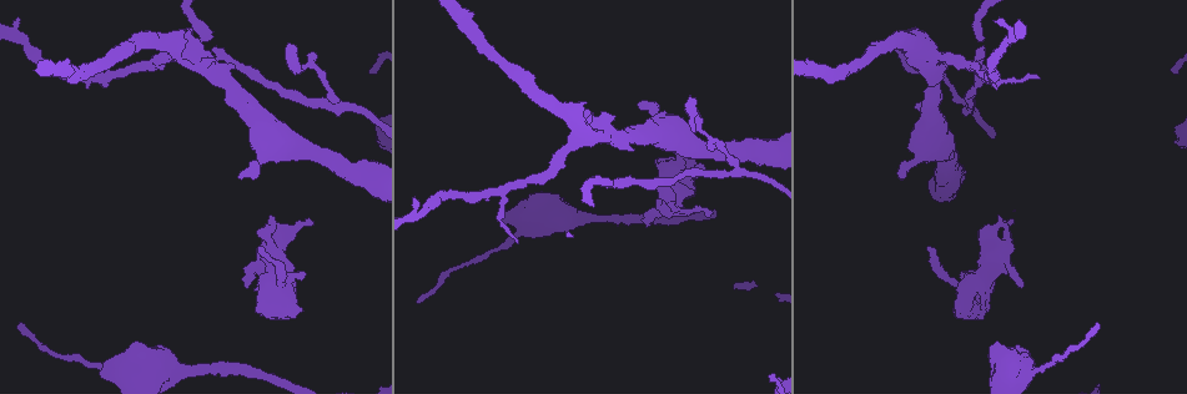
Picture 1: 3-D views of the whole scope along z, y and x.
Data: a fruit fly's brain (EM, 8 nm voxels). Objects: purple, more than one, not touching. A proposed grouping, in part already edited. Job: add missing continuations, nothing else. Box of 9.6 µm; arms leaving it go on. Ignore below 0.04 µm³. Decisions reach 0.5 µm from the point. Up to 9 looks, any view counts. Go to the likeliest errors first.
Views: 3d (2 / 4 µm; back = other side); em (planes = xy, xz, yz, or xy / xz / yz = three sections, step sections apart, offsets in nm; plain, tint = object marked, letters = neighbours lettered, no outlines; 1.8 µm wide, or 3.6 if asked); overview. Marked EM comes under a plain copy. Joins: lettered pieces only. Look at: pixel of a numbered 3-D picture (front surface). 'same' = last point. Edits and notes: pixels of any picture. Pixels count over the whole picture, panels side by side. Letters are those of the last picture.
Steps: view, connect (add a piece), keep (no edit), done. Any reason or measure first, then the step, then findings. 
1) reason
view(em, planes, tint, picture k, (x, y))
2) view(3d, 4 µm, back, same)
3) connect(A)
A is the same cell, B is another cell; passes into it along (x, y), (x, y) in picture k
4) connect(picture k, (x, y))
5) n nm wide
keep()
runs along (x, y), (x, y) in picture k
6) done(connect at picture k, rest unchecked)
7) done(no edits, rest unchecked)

end of a long branch
view(3d, 2 µm, picture 1, (984, 48))

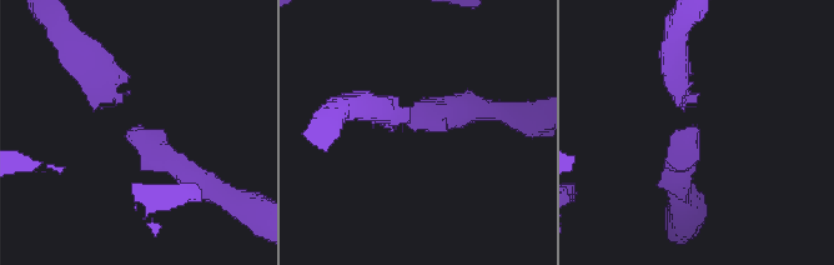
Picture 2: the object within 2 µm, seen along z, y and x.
now the EM
view(em, planes, letters, picture 2, (409, 127))

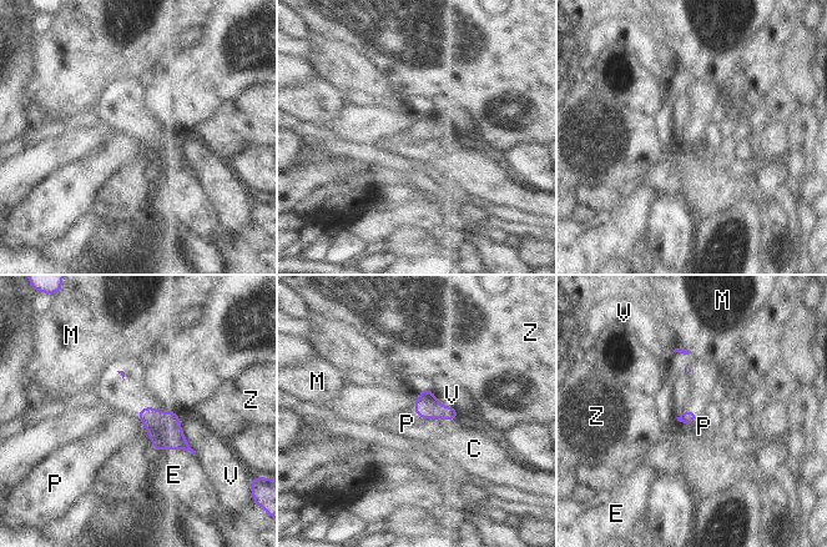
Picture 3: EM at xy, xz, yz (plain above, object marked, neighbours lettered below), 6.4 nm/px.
keep()
C, E, M, P, V and Z are other cells; border along (413, 409), (423, 418), (443, 421) in picture 3; no lettered piece goes on from it

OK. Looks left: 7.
free end
view(em, planes, tint, picture 1, (312, 223))

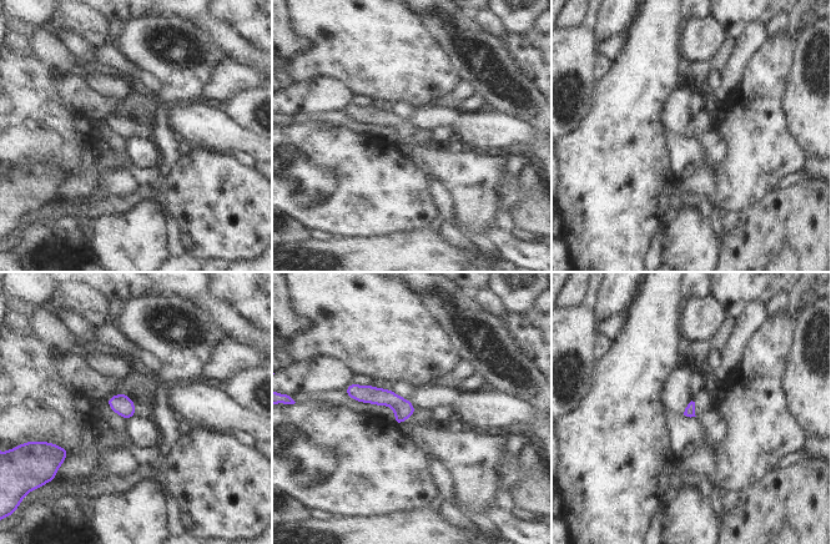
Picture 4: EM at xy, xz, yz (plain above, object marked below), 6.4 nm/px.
view(em, planes, letters, same)

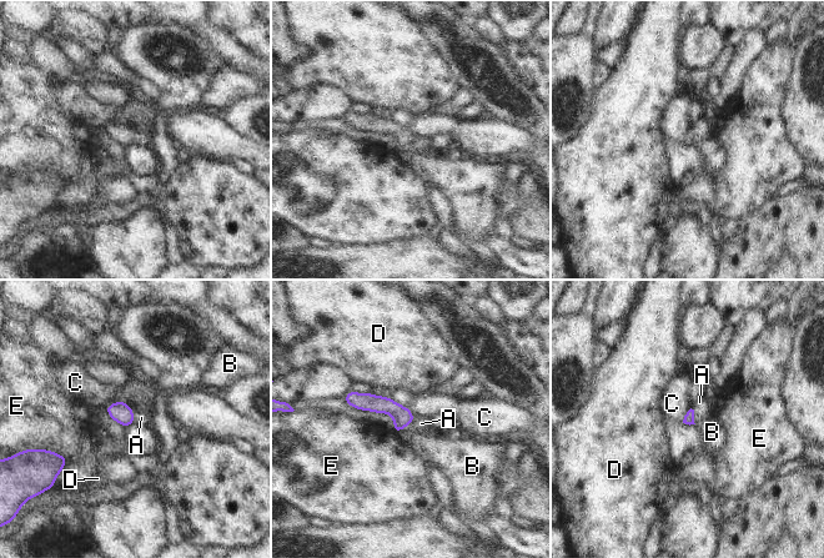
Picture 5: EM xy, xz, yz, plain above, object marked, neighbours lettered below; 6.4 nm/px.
connect(A)
A is the same cell, B, C, D and E are other cells; the neuron continues

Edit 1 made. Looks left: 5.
view(overview)

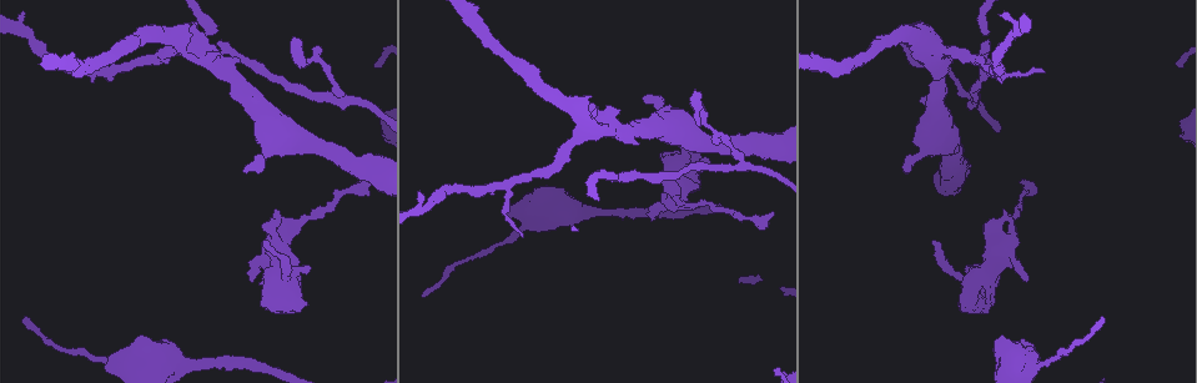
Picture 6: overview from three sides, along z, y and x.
branch stops here
view(em, planes, tint, picture 6, (250, 278))

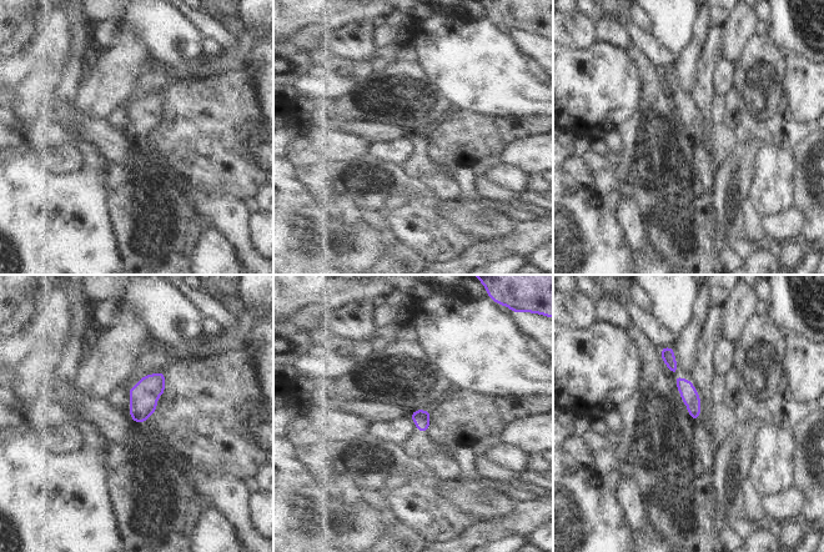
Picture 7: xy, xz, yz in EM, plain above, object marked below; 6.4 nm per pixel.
view(em, planes, letters, same)

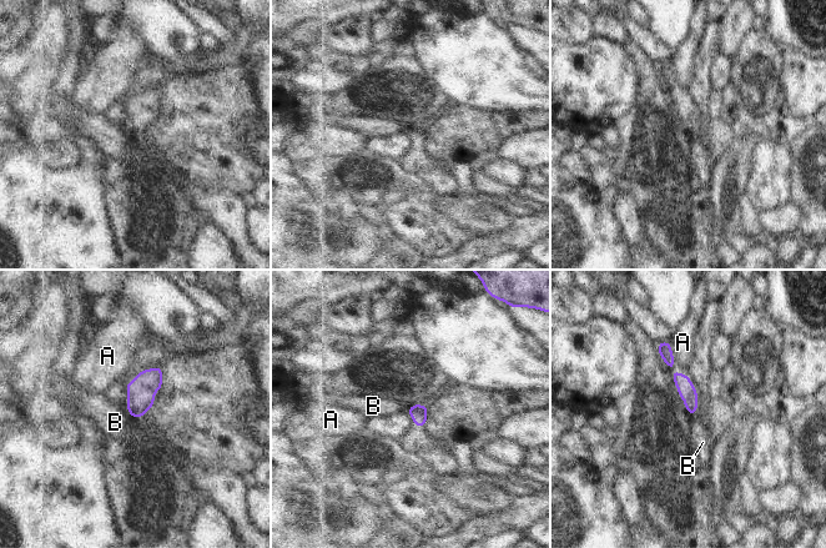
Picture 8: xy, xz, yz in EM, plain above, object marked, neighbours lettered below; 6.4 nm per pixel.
keep()
A and B are other cells; border along (126, 411), (134, 418) in picture 8; no lettered piece goes on from it

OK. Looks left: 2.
thin end
view(em, yz, step 16, tint, picture 6, (265, 240))

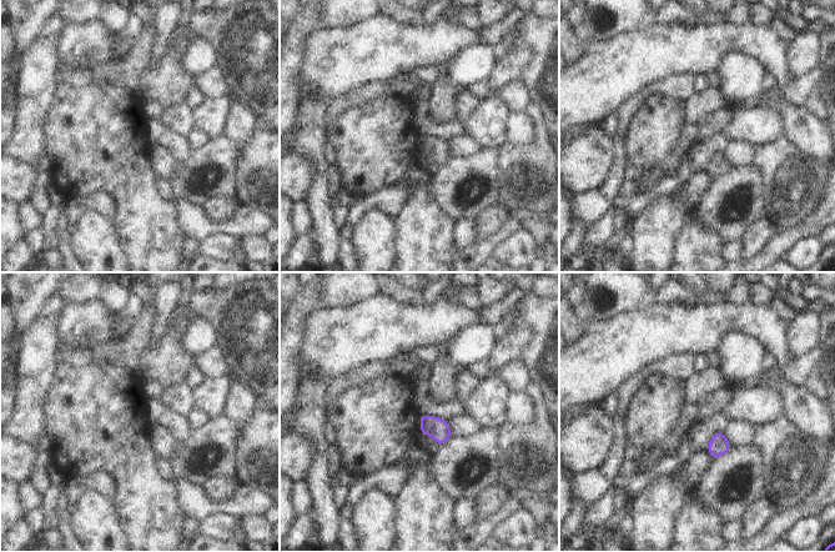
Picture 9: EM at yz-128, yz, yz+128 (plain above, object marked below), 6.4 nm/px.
view(em, planes, letters, same)

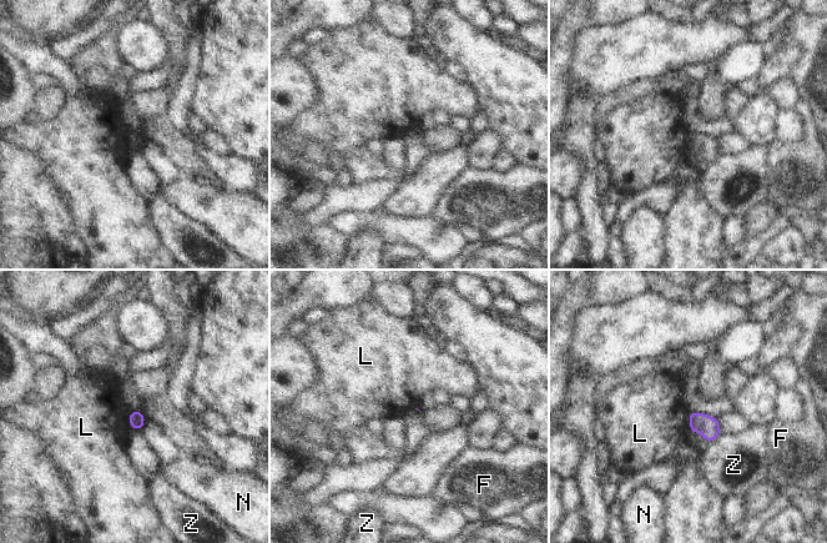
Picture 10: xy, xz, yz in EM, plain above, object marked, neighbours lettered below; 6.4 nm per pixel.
keep()
F, L, N and Z are other cells; border along (689, 411), (689, 427), (691, 431) in picture 10; none of them fits

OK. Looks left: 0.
done(connect at picture 5, rest unchecked)

